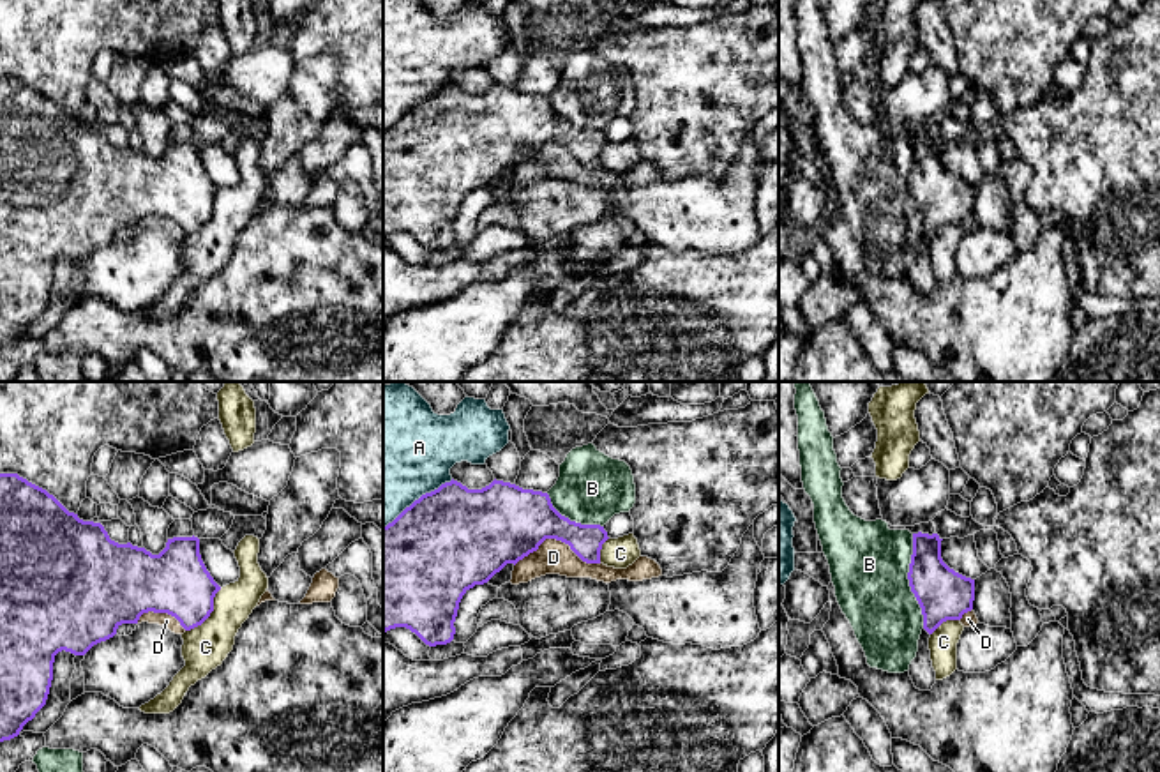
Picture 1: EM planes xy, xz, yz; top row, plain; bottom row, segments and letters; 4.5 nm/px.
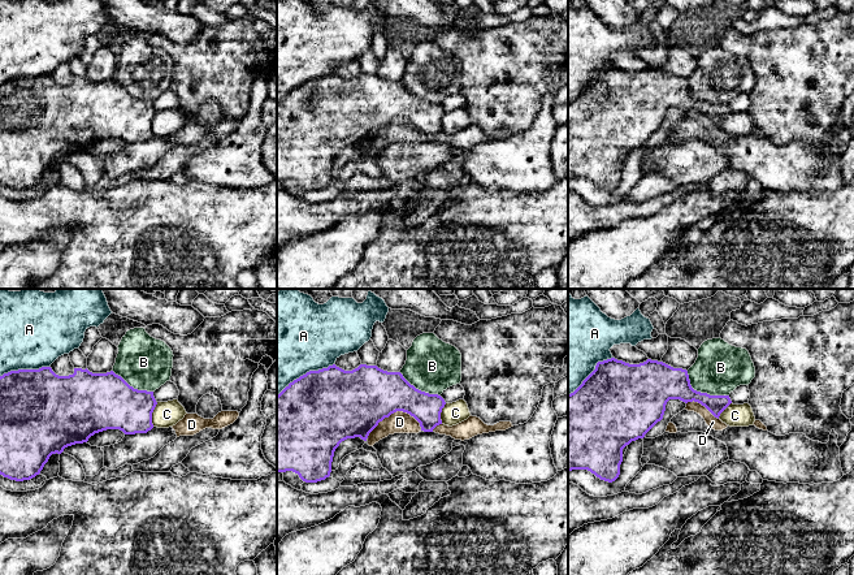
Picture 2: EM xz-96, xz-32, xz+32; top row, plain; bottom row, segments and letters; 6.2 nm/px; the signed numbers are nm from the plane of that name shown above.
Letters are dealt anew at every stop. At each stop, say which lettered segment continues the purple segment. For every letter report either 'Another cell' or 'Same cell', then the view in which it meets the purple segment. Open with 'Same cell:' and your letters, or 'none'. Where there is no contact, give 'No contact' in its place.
Same cell: none
A: Another cell. Touches purple in xz
B: Another cell. Touches purple in yz
C: Another cell. Touches purple in xy
D: Another cell. Touches purple in xz

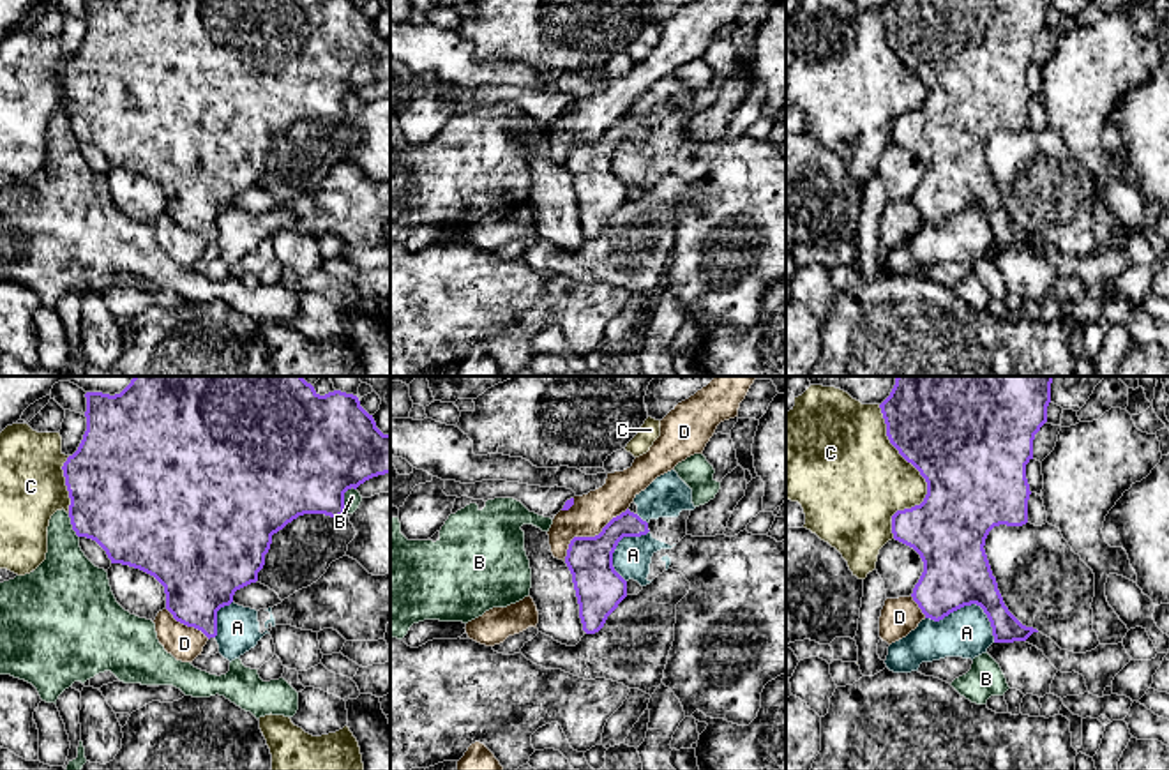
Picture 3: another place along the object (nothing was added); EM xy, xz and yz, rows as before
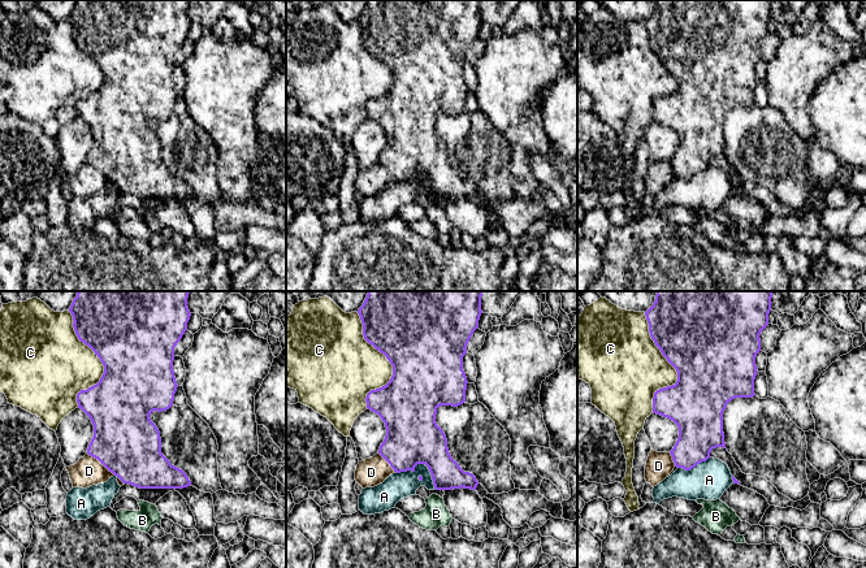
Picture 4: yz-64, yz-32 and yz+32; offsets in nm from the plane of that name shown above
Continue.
Same cell: none
A: Another cell. Touches purple in yz
B: Another cell. Touches purple in xy
C: Another cell. Touches purple in yz
D: Another cell. Touches purple in xz

